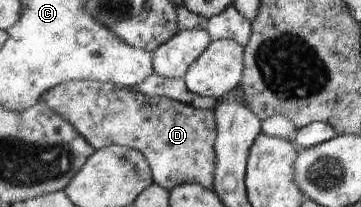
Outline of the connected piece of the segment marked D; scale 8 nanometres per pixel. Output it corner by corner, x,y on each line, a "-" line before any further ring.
71,80
62,83
47,90
42,95
41,101
45,101
51,111
63,115
63,119
76,127
96,150
117,144
141,151
150,163
155,184
169,191
185,184
199,184
207,189
215,187
215,170
218,162
215,110
195,109
171,98
147,96
141,91
97,80

